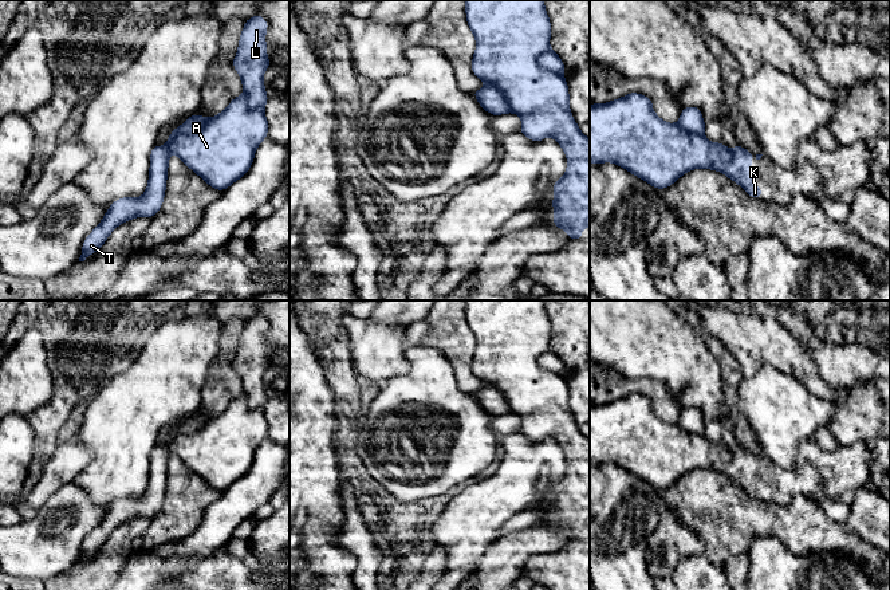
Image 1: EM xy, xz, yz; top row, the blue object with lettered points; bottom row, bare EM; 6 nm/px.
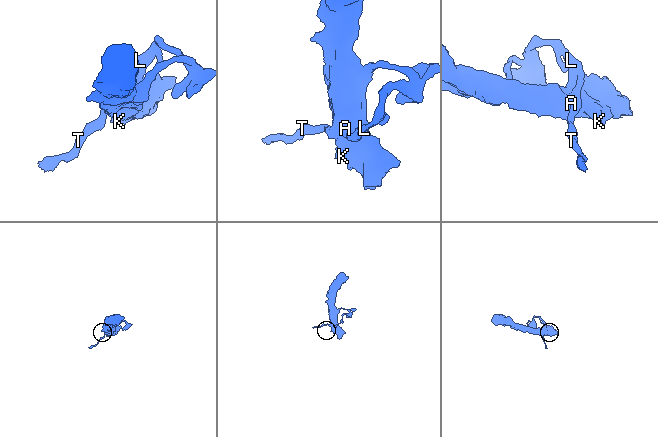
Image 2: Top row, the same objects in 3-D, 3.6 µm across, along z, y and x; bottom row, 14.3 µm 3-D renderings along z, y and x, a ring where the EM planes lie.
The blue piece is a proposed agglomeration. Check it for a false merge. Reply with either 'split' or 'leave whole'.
split

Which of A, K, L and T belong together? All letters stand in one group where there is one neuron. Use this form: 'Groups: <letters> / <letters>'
Groups: A K / L T

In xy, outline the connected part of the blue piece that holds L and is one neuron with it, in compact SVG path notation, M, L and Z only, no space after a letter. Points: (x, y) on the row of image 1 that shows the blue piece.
M260 15L248 19L244 23L237 54L232 62L240 75L249 106L261 109L264 109L268 102L263 75L271 66L267 56L267 30L268 23Z

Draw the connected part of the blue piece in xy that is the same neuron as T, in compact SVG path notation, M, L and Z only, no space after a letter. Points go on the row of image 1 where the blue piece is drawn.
M204 115L188 117L181 126L170 133L165 148L160 145L153 148L146 192L139 198L118 198L109 206L102 221L84 239L79 261L84 261L97 252L118 225L135 217L151 219L161 209L166 190L170 142L180 134L193 134L206 119Z

